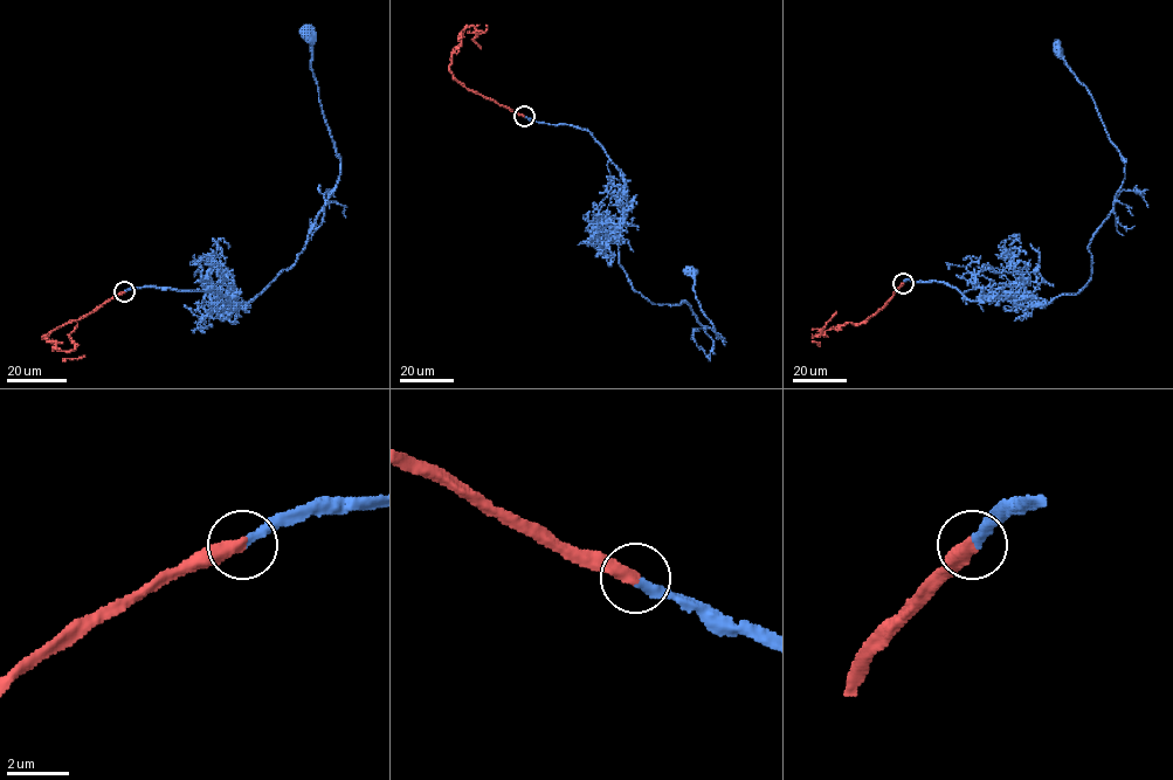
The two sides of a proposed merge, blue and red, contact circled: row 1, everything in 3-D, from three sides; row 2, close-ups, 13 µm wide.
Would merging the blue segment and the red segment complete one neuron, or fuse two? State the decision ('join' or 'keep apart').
join

